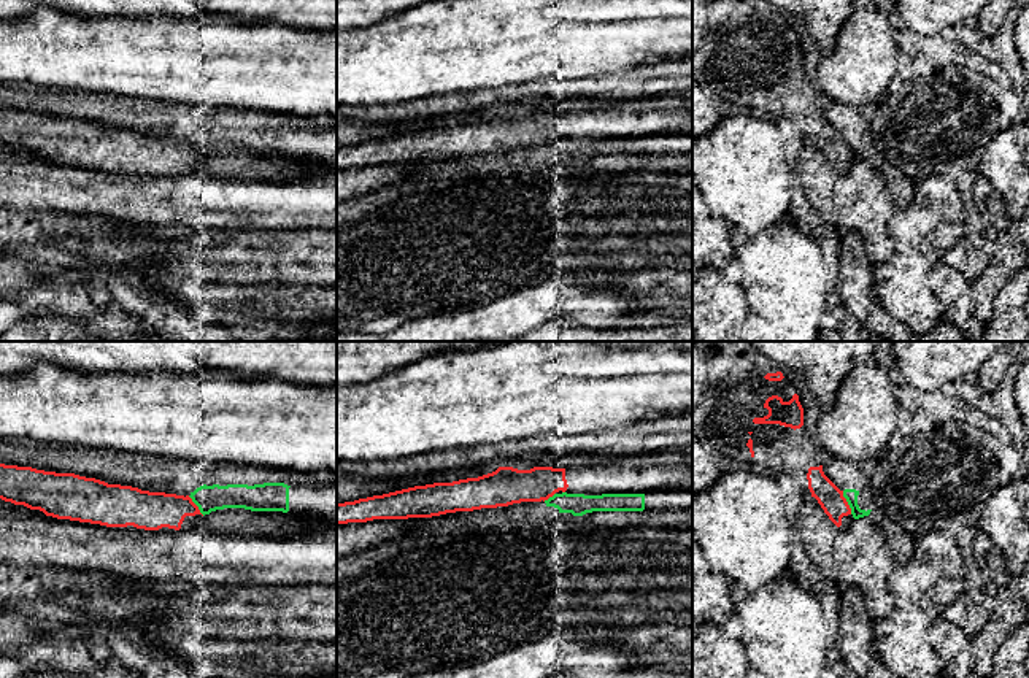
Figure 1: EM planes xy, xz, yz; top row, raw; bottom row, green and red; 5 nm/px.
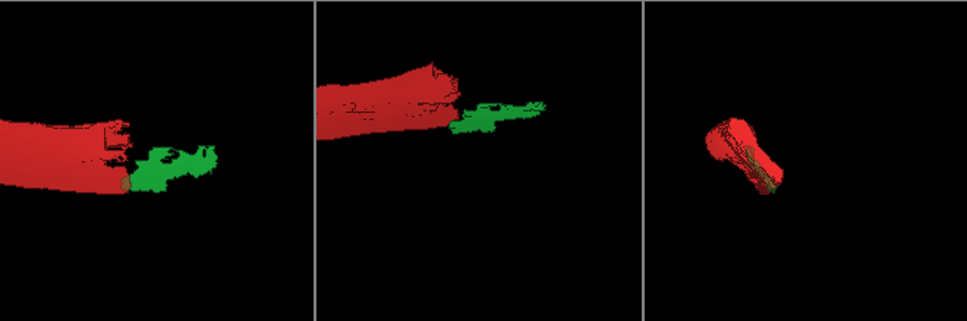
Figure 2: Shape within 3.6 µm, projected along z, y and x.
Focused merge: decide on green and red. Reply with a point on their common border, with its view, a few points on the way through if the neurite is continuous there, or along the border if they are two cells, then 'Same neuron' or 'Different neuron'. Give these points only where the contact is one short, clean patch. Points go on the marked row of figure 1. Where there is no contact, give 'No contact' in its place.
Touches green at yz (847, 500). Different neuron

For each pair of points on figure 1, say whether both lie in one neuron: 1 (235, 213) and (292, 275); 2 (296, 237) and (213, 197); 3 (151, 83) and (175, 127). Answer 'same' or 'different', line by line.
1: different
2: different
3: different

